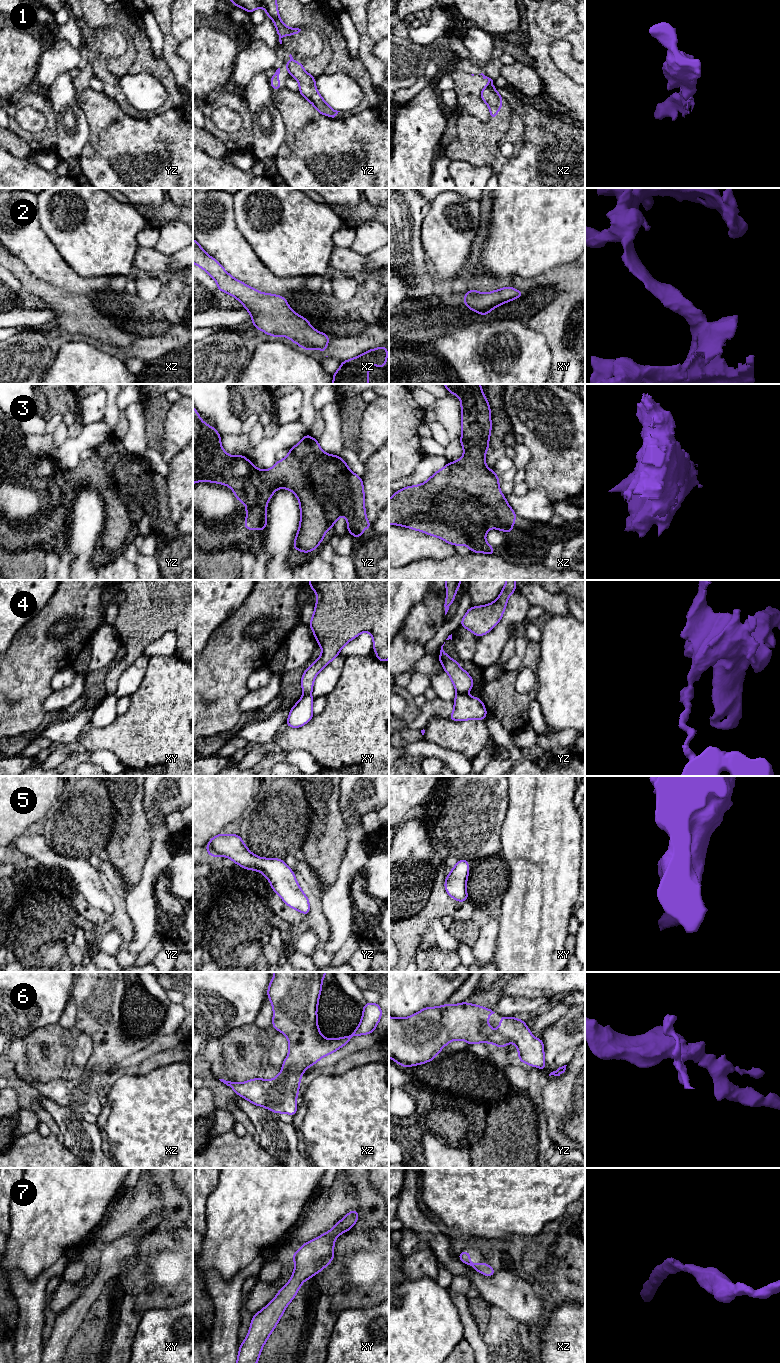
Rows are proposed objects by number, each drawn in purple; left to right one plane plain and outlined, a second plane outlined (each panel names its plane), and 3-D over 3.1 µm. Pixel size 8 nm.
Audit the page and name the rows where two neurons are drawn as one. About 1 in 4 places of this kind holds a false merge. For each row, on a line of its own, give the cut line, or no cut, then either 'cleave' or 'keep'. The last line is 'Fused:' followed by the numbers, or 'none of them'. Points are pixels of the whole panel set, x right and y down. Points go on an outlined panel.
1: xz (492, 85), (482, 90) | cleave
2: no cut | keep
3: no cut | keep
4: yz (457, 693), (464, 694) | cleave
5: no cut | keep
6: no cut | keep
7: no cut | keep
Fused: 1, 4

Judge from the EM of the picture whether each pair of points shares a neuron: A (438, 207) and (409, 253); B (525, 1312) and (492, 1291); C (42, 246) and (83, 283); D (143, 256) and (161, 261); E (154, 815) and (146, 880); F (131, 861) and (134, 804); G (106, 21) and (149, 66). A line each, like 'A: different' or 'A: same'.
A: different
B: same
C: same
D: same
E: same
F: same
G: same

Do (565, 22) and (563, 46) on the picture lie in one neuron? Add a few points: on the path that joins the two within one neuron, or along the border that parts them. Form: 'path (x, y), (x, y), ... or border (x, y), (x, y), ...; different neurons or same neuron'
border (548, 48), (553, 41), (567, 40), (573, 54); different neurons

